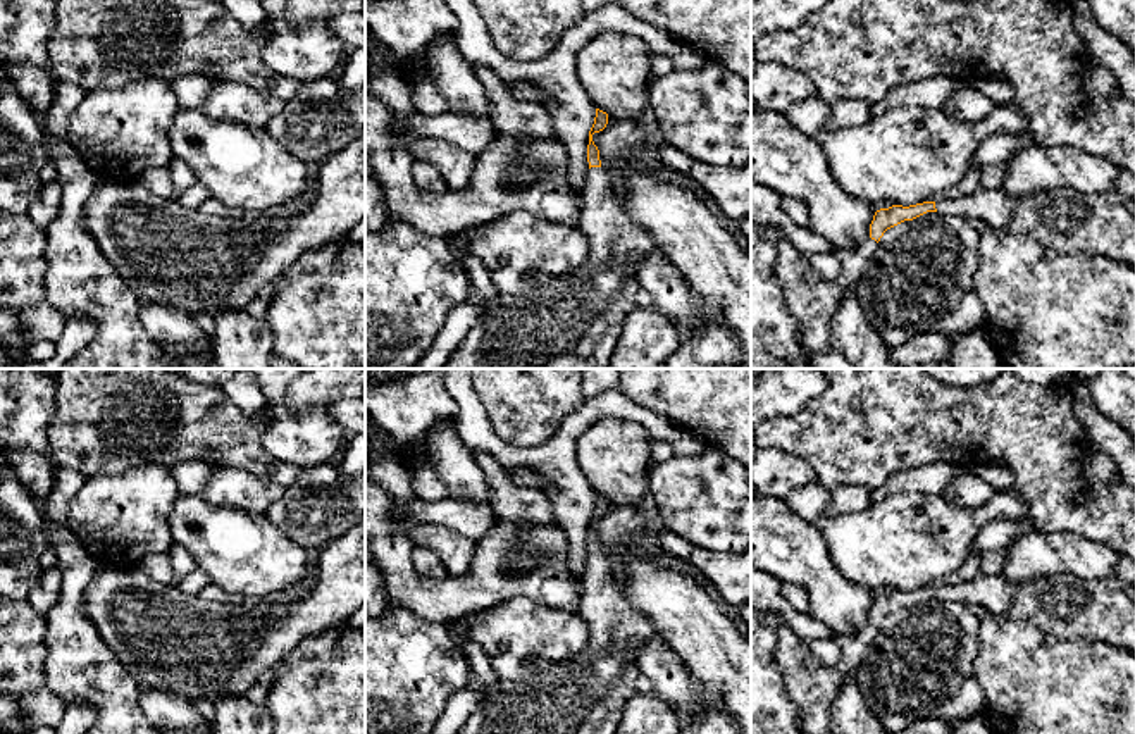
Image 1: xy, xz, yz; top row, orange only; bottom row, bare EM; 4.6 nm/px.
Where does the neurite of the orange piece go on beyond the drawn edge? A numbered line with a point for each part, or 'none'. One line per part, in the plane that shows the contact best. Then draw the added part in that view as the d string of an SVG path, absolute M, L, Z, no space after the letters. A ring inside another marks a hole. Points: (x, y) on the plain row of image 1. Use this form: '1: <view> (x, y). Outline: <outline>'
1: xz (586, 695). Outline: M603 553L589 555L579 613L589 624L584 651L530 679L481 686L481 703L456 734L615 734L623 706L637 694L637 653L656 629L627 600Z
2: yz (812, 688). Outline: M870 622L854 634L835 639L840 660L823 667L787 625L778 627L775 658L791 701L797 706L799 725L806 734L832 734L830 708L842 686L854 677L866 650L877 636Z

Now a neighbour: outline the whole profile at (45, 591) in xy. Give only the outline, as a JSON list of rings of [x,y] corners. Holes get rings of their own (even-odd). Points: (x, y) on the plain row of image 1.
[[[59,567],[43,570],[33,589],[29,591],[28,601],[43,615],[57,603],[60,593],[60,572]]]

